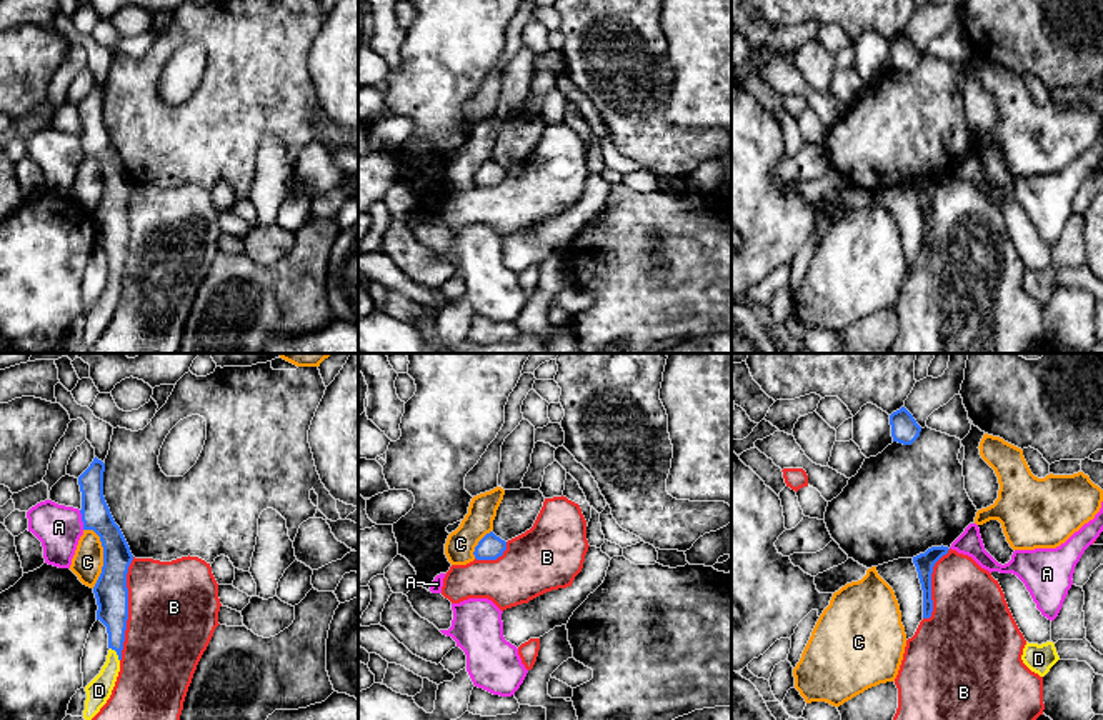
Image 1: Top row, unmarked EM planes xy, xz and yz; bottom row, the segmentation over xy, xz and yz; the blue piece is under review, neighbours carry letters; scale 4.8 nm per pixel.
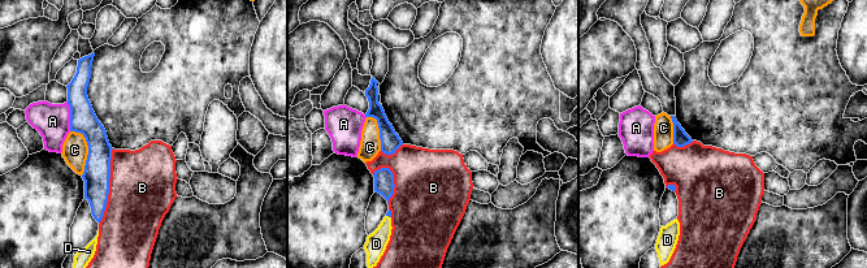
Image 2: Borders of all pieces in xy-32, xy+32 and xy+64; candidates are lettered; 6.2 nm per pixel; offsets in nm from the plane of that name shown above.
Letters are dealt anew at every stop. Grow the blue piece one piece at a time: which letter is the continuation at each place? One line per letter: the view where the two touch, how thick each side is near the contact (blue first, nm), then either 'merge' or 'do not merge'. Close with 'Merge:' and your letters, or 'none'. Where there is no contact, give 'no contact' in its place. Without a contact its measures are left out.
A: meets blue in xy; 140 nm thick on the blue side, 220 nm on the other; do not merge
B: meets blue in xy; 160 nm thick on the blue side, 440 nm on the other; do not merge
C: meets blue in xy; 160 nm thick on the blue side, 150 nm on the other; do not merge
D: meets blue in xy; 150 nm thick on the blue side, 120 nm on the other; merge
Merge: D

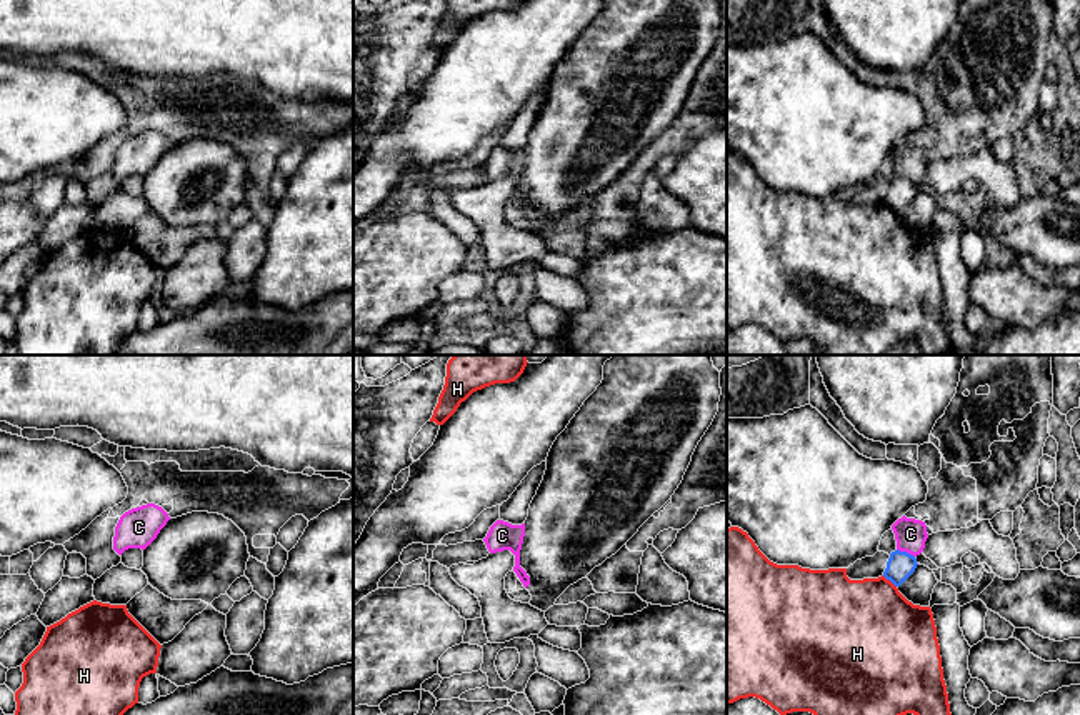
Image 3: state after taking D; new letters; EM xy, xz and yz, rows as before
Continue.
C: meets blue in yz; 140 nm thick on the blue side, 150 nm on the other; do not merge
H: meets blue in yz; 140 nm thick on the blue side, 460 nm on the other; do not merge
Merge: none

